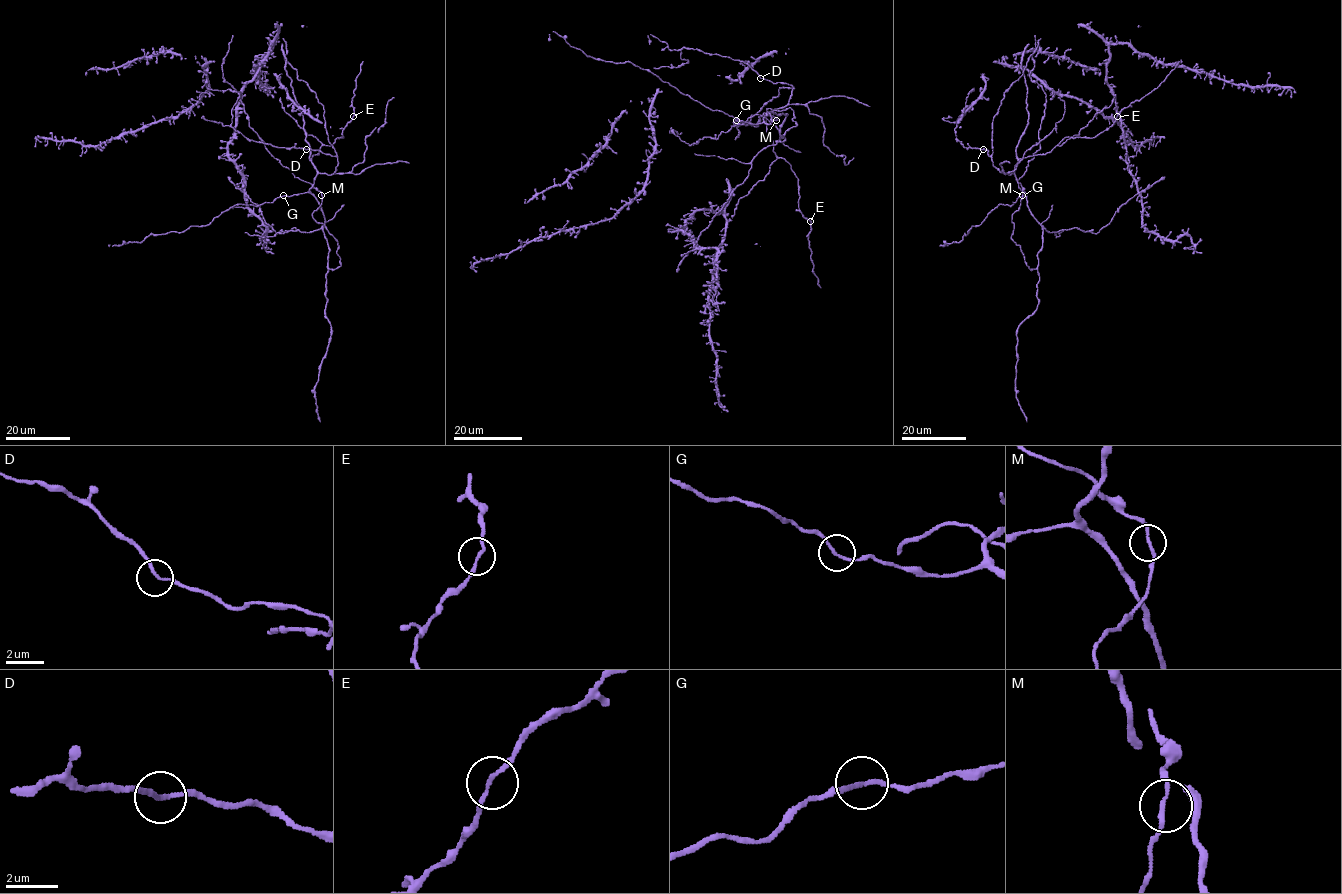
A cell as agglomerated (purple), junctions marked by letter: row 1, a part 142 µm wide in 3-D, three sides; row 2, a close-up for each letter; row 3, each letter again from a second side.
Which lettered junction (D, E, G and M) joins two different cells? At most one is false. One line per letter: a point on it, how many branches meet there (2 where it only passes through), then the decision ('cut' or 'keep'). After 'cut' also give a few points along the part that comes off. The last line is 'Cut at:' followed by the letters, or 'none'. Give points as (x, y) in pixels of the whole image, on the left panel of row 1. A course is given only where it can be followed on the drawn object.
D: at (306, 149); 2 branches meet; keep
E: at (353, 116); 2 branches meet; keep
G: at (283, 195); 2 branches meet; keep
M: at (321, 195); 2 branches meet; keep
Cut at: none

